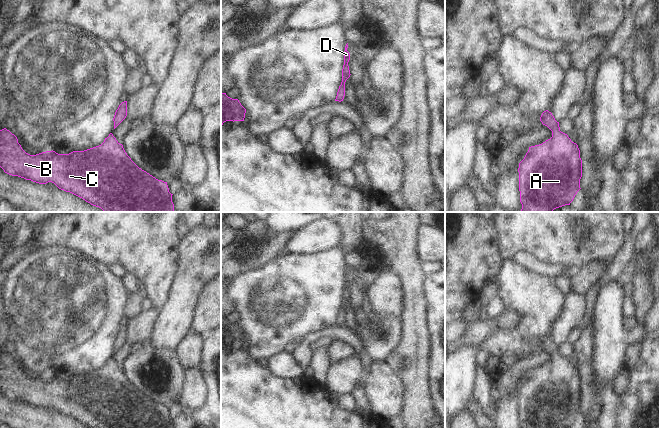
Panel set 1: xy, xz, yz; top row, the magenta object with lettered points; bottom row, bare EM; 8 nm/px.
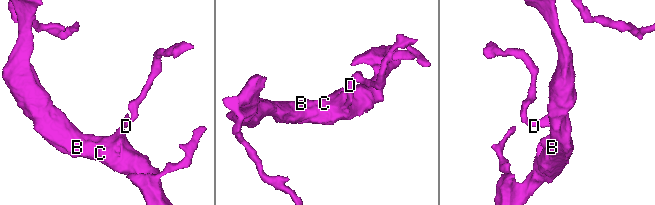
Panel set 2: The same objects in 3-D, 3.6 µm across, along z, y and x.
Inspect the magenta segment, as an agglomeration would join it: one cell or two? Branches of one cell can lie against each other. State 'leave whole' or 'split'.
leave whole

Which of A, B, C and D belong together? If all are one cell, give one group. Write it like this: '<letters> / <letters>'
A B C D

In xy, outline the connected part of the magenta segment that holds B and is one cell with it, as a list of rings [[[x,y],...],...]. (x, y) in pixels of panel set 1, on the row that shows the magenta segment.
[[[6,128],[0,130],[0,167],[5,173],[31,180],[39,184],[54,183],[59,189],[70,192],[104,212],[175,212],[172,195],[167,182],[158,180],[139,168],[127,155],[123,145],[112,133],[96,147],[73,151],[69,154],[58,154],[46,151],[36,155],[26,153],[18,143],[17,137]]]

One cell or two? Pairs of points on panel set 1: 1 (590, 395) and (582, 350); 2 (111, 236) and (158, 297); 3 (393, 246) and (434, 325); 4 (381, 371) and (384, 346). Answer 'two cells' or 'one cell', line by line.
1: one cell
2: one cell
3: two cells
4: two cells

